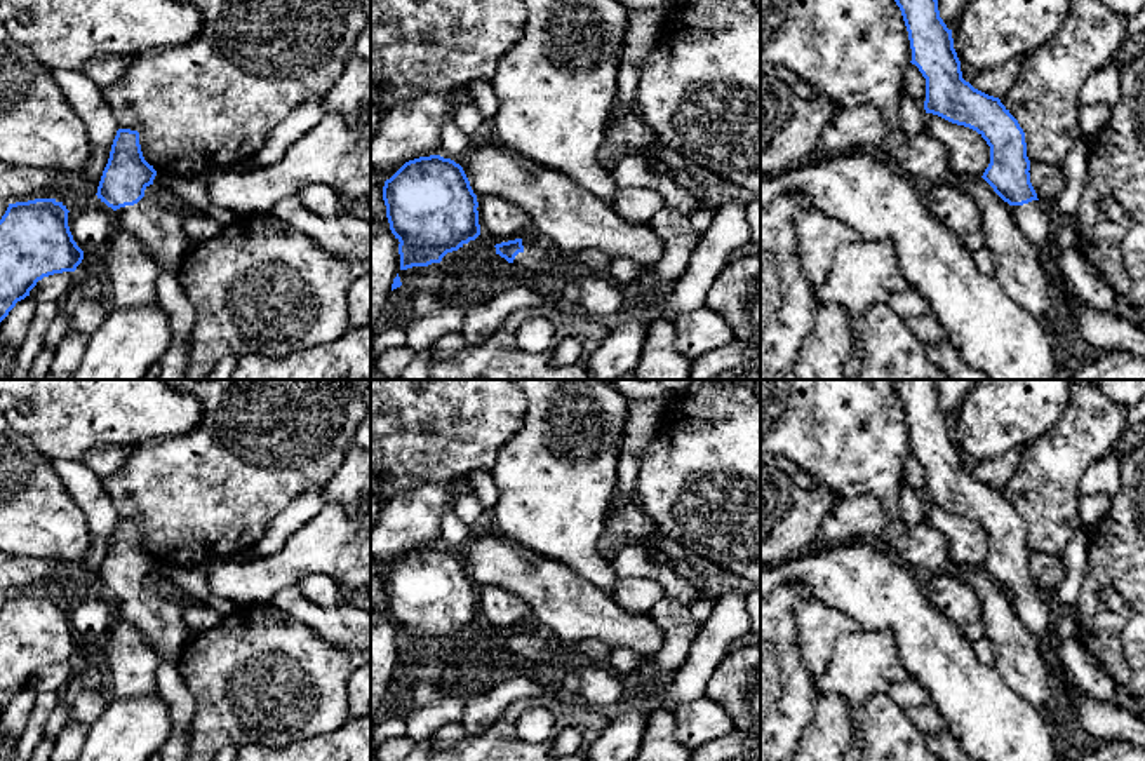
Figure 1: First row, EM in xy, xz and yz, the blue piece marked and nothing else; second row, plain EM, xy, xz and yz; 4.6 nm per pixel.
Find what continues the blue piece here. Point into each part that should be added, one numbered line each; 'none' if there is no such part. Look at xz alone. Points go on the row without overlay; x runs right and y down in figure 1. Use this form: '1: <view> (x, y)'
1: xz (538, 655)

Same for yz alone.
1: yz (1032, 610)

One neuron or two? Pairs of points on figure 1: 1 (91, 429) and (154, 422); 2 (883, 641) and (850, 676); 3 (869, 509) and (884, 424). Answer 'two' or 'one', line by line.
1: one
2: one
3: two

